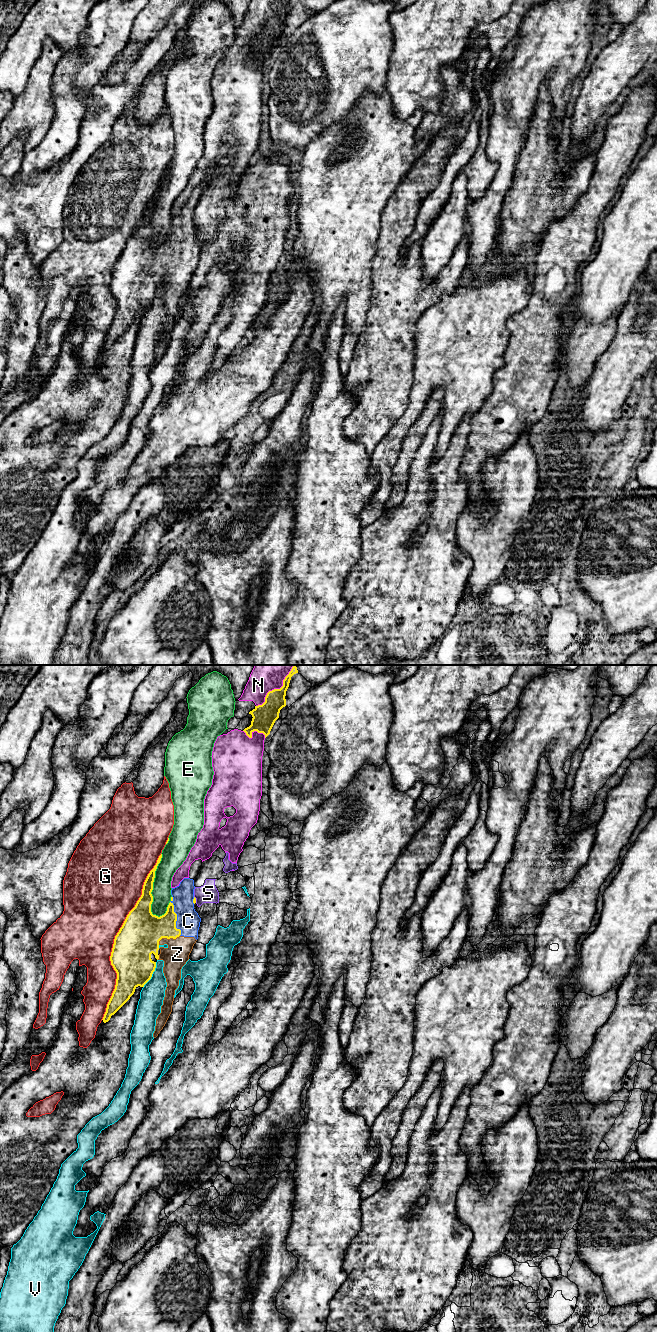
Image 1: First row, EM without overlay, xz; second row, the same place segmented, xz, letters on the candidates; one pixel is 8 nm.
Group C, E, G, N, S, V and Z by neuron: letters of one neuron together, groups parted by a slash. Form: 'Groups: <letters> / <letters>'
Groups: C Z / E / G / N / S / V

